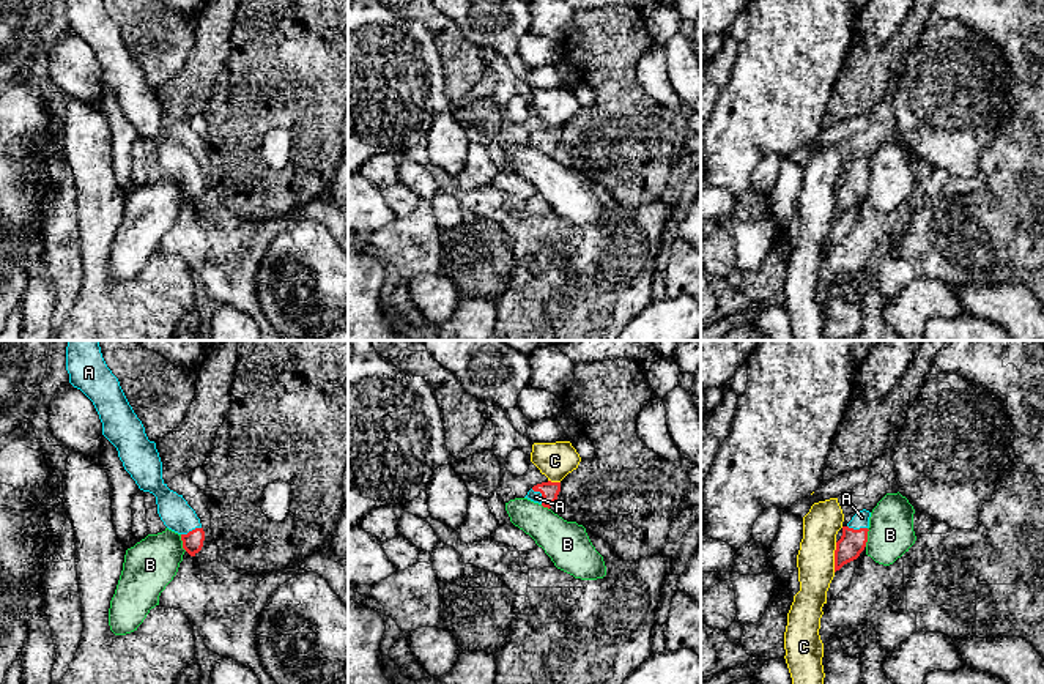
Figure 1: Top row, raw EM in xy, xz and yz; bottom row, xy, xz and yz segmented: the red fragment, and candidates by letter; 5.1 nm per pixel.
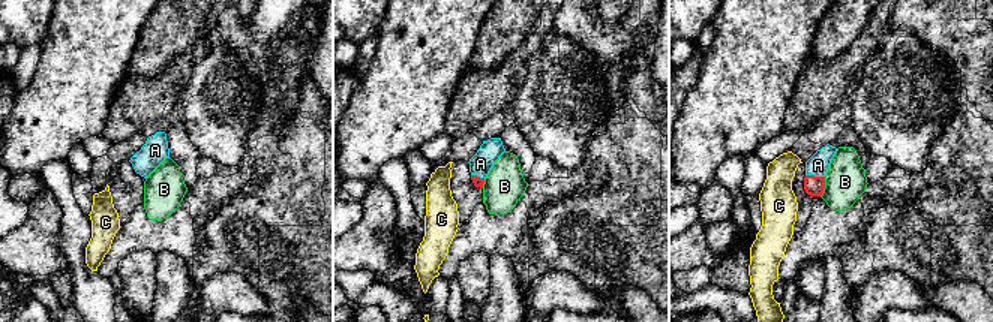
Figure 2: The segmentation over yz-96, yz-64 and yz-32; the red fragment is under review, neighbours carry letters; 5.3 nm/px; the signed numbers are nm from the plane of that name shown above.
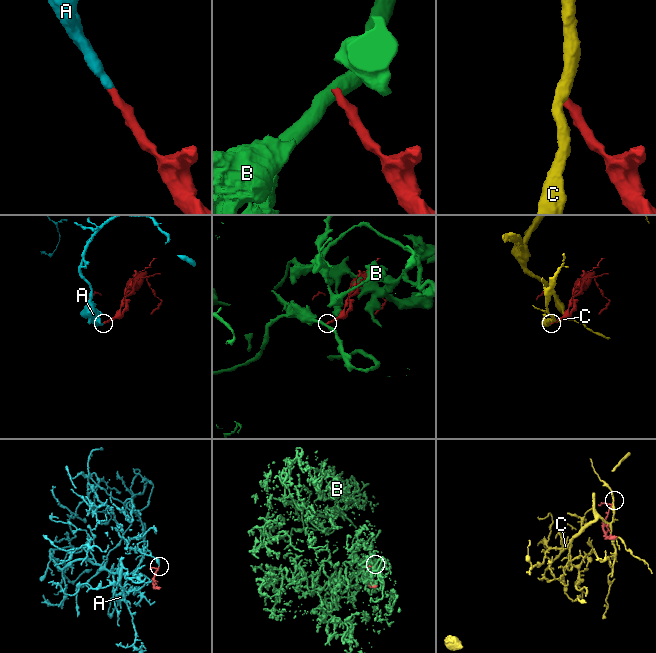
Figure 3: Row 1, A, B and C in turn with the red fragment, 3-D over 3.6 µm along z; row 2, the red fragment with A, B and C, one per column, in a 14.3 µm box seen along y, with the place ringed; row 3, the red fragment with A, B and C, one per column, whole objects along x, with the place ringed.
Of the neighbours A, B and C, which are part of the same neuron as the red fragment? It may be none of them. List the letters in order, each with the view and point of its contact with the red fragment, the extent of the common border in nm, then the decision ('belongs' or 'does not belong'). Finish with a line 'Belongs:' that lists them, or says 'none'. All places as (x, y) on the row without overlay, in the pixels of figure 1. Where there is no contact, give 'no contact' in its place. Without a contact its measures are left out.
A: contact xy (191, 178); length 110 nm; belongs
B: contact yz (866, 185); length 100 nm; does not belong
C: contact yz (835, 204); length 150 nm; does not belong
Belongs: A

